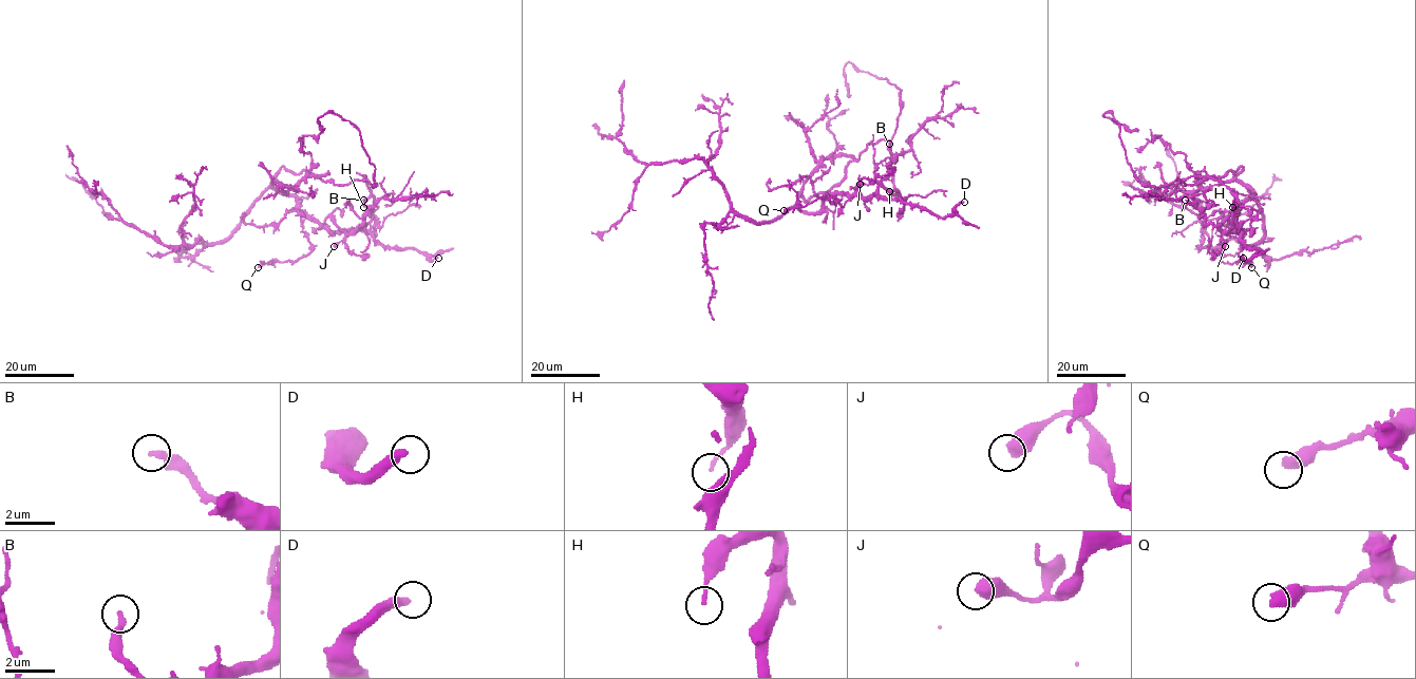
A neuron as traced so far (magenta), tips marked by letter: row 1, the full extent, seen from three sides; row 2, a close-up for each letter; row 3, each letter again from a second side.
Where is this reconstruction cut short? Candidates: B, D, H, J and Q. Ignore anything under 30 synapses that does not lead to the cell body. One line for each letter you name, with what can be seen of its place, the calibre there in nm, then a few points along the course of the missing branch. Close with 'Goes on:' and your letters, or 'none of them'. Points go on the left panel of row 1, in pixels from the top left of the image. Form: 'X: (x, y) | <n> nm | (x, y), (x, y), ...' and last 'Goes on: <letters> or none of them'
D: (438, 258) | 360 nm | (438, 258), (478, 240), (494, 226), (502, 213)
Goes on: D

